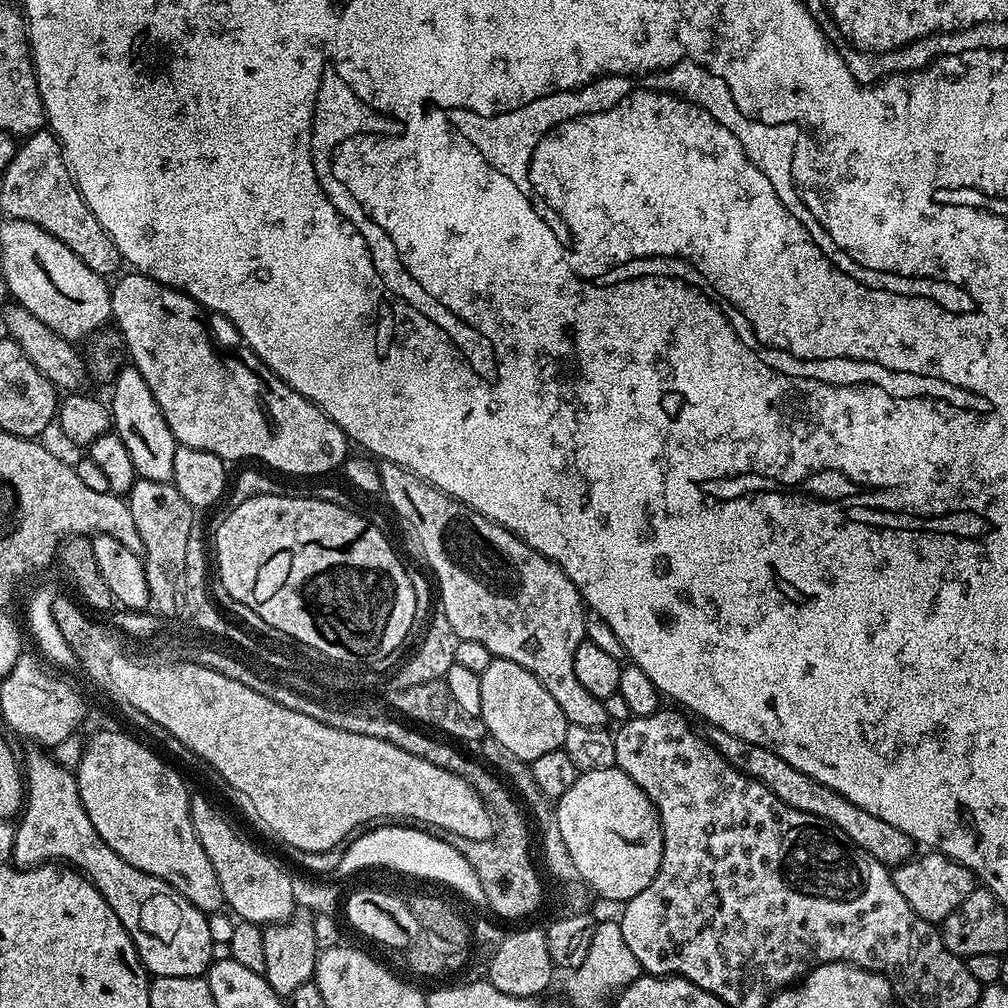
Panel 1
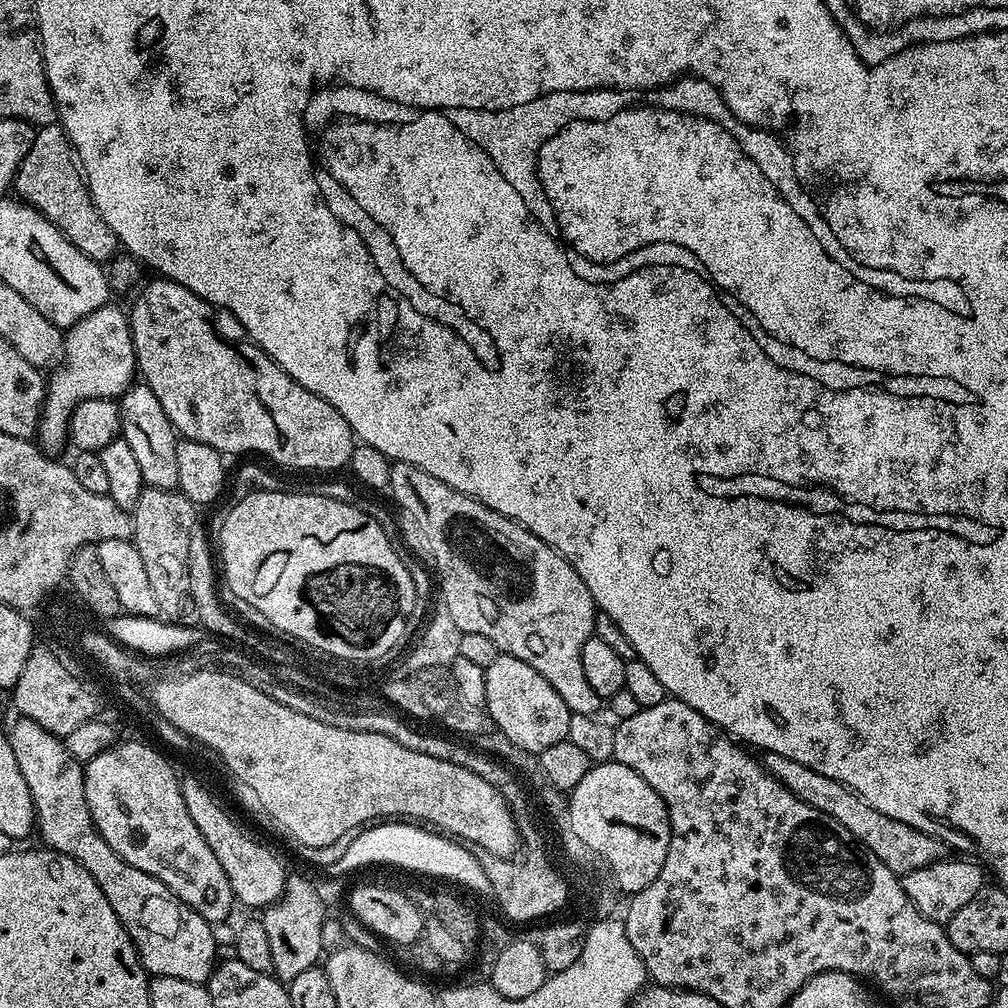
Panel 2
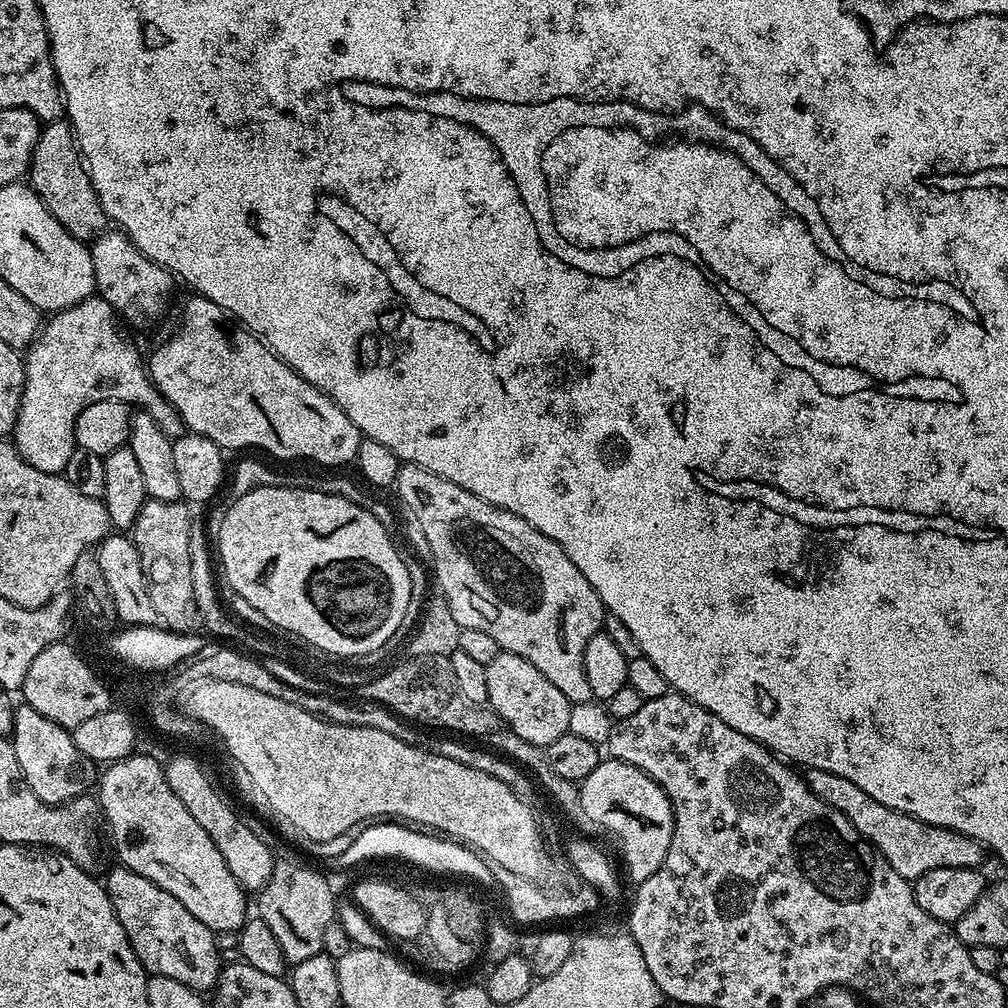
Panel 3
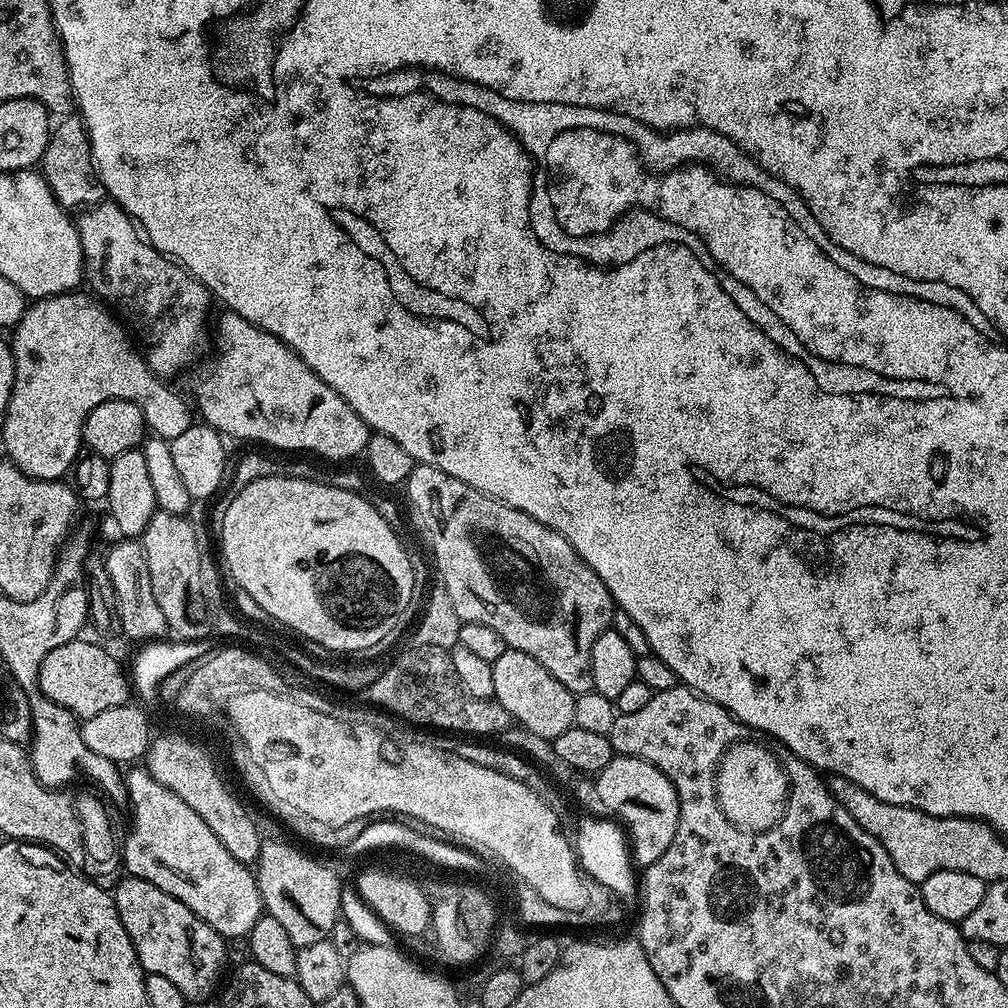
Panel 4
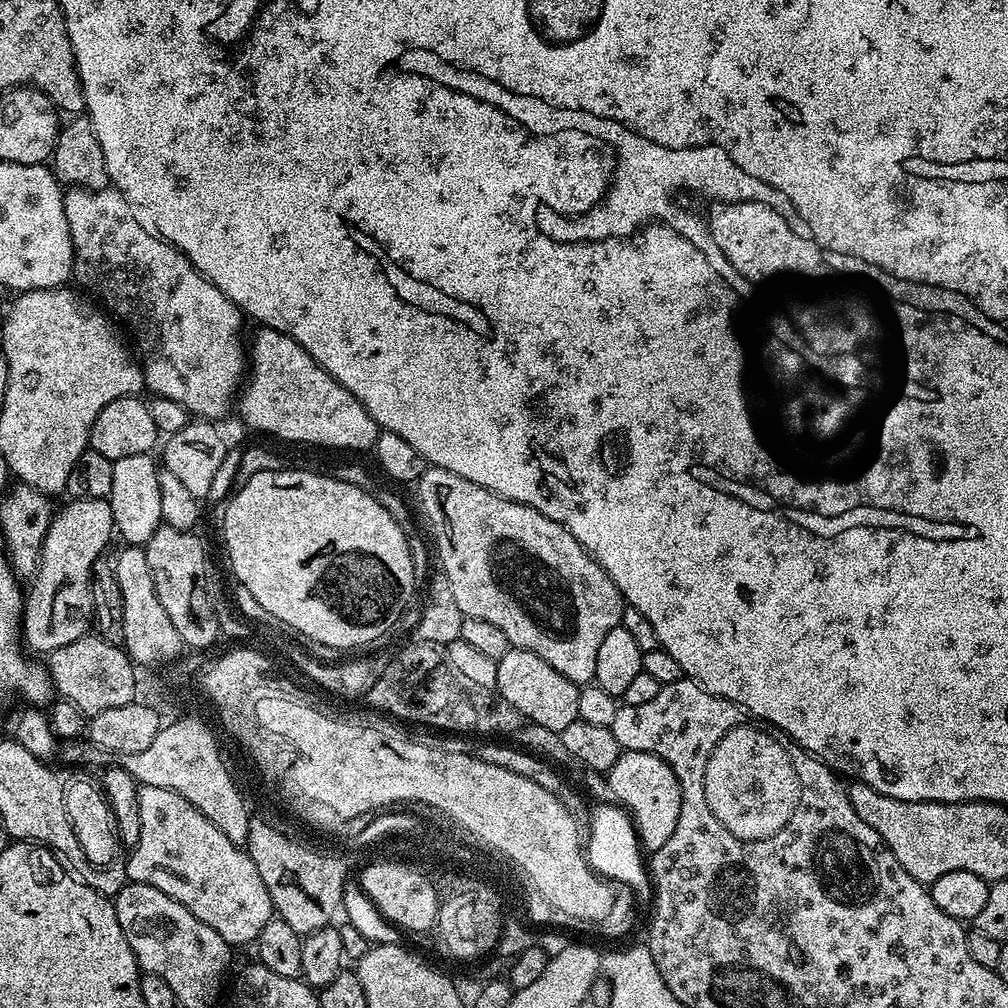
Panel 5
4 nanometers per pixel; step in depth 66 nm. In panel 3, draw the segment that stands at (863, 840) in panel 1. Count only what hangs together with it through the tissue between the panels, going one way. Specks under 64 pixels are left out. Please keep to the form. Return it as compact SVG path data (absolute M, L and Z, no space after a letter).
M817 768L807 769L803 778L810 790L818 794L822 802L826 802L826 806L834 806L834 810L846 814L846 818L850 818L850 826L854 826L864 840L869 840L880 851L882 858L886 858L886 862L890 862L890 866L894 866L894 870L898 870L898 874L909 882L915 882L919 876L926 874L926 870L942 870L942 866L979 869L986 857L985 849L980 847L977 840L954 830L930 826L910 814L890 810L890 806L882 806L882 802L870 798L866 790L854 786L850 778Z

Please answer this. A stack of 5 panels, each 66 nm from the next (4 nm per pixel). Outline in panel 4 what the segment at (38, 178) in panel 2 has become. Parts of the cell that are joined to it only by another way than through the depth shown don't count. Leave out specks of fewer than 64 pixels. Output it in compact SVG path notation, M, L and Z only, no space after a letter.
M79 115L57 119L48 133L48 145L42 161L42 175L50 186L54 198L66 210L92 208L105 199L106 193L92 166L92 143Z

